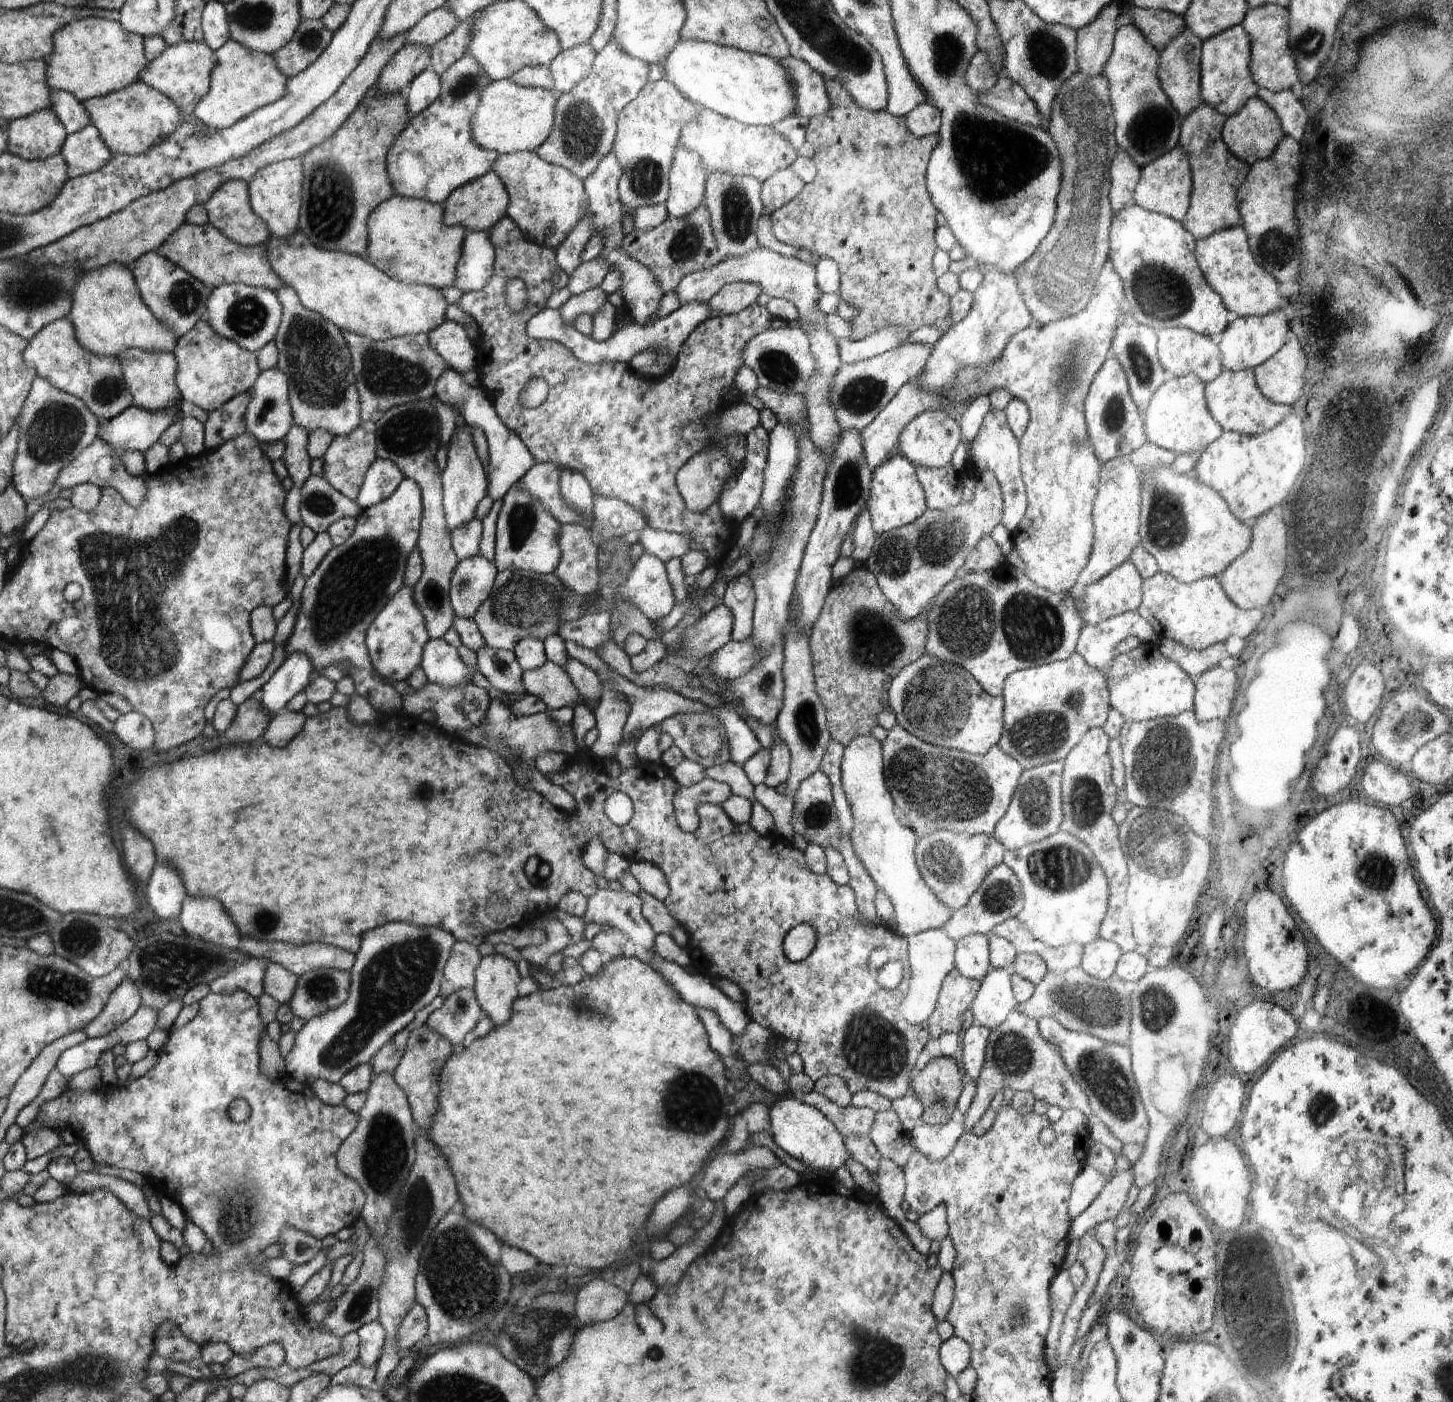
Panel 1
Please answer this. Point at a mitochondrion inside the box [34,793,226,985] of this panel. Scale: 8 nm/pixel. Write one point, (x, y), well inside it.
(80, 937)

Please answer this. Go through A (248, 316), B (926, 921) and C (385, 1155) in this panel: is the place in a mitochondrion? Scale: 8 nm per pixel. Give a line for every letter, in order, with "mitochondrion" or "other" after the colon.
A: mitochondrion
B: other
C: mitochondrion

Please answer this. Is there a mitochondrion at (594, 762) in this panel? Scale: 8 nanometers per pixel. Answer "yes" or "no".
no

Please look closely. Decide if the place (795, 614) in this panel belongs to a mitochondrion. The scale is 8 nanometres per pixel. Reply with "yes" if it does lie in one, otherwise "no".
no

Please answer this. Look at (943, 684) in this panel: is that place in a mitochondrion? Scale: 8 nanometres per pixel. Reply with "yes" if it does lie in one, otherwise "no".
yes

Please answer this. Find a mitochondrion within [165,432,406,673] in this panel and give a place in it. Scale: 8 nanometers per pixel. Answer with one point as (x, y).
(320, 503)

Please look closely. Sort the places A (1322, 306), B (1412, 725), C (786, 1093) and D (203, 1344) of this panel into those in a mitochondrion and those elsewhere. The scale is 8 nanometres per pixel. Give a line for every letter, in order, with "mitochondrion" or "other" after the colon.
A: other
B: mitochondrion
C: other
D: other

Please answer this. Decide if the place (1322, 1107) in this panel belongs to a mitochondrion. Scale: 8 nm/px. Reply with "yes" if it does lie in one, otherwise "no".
yes

